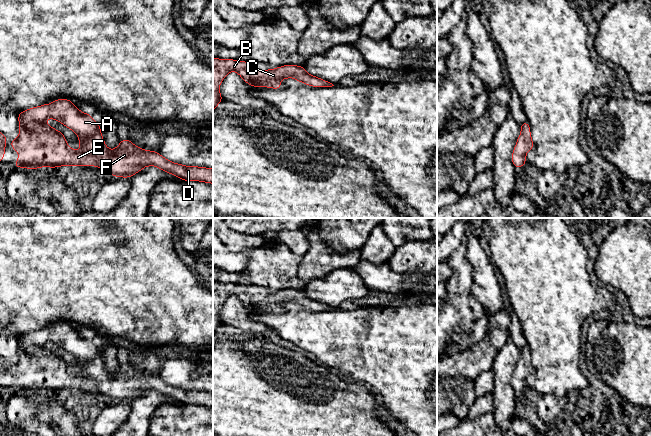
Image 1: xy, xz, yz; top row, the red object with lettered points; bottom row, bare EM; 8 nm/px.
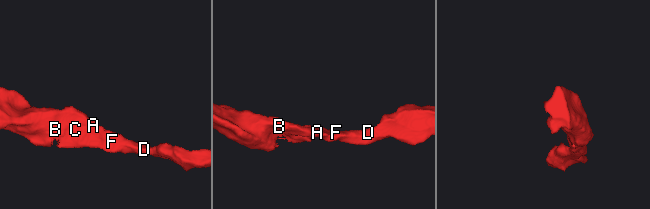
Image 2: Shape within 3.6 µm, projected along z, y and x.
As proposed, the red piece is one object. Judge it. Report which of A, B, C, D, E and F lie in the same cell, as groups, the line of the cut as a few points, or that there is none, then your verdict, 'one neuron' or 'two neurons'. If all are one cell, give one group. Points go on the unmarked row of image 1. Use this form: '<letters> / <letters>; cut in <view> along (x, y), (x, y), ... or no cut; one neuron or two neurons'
A B C D E F; no cut; one neuron

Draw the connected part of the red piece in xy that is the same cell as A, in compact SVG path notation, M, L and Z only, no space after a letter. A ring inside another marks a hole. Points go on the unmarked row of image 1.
M60 322L54 324L51 328L43 328L38 331L29 332L25 335L19 336L19 361L11 363L11 370L15 376L19 376L19 383L13 387L16 392L38 393L41 391L57 392L64 389L69 390L96 390L105 394L110 399L115 401L130 402L136 397L140 396L146 390L156 390L166 397L170 397L183 405L200 405L213 408L213 392L198 391L198 390L185 390L169 385L161 380L157 375L144 374L134 369L129 363L121 363L120 368L115 374L110 374L106 371L103 359L100 355L101 349L96 347L89 337L81 336L71 324ZM47 342L52 342L65 349L78 359L78 365L81 373L76 375L71 373L66 365L64 358L51 350L44 347Z

